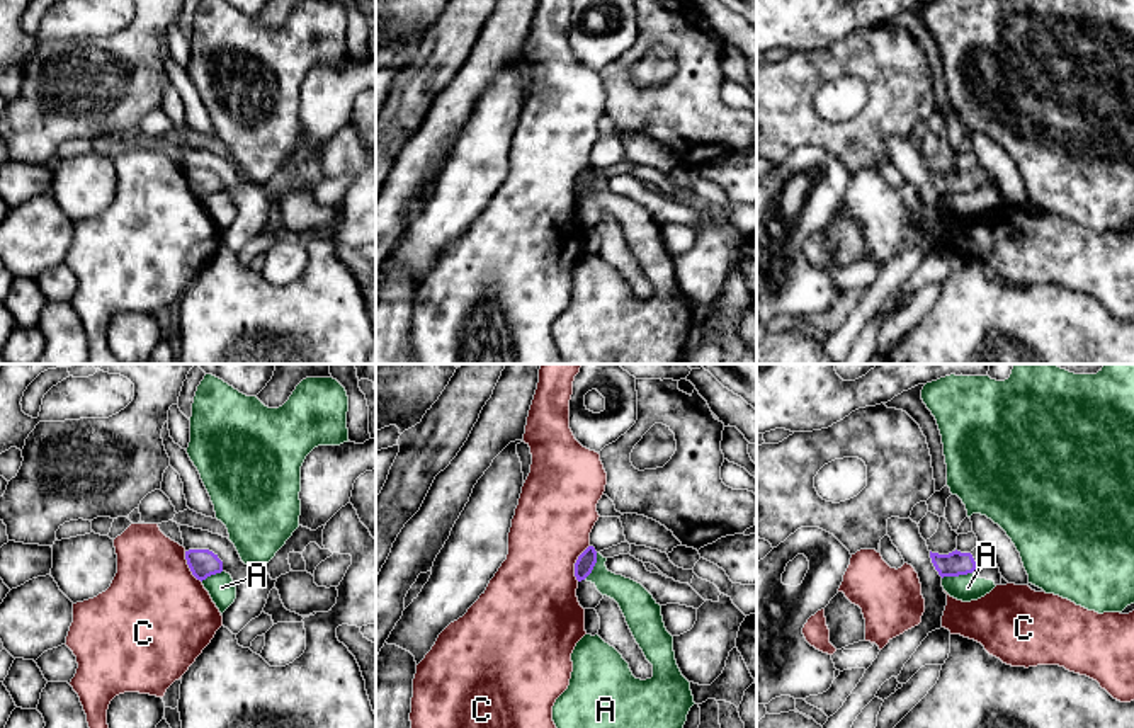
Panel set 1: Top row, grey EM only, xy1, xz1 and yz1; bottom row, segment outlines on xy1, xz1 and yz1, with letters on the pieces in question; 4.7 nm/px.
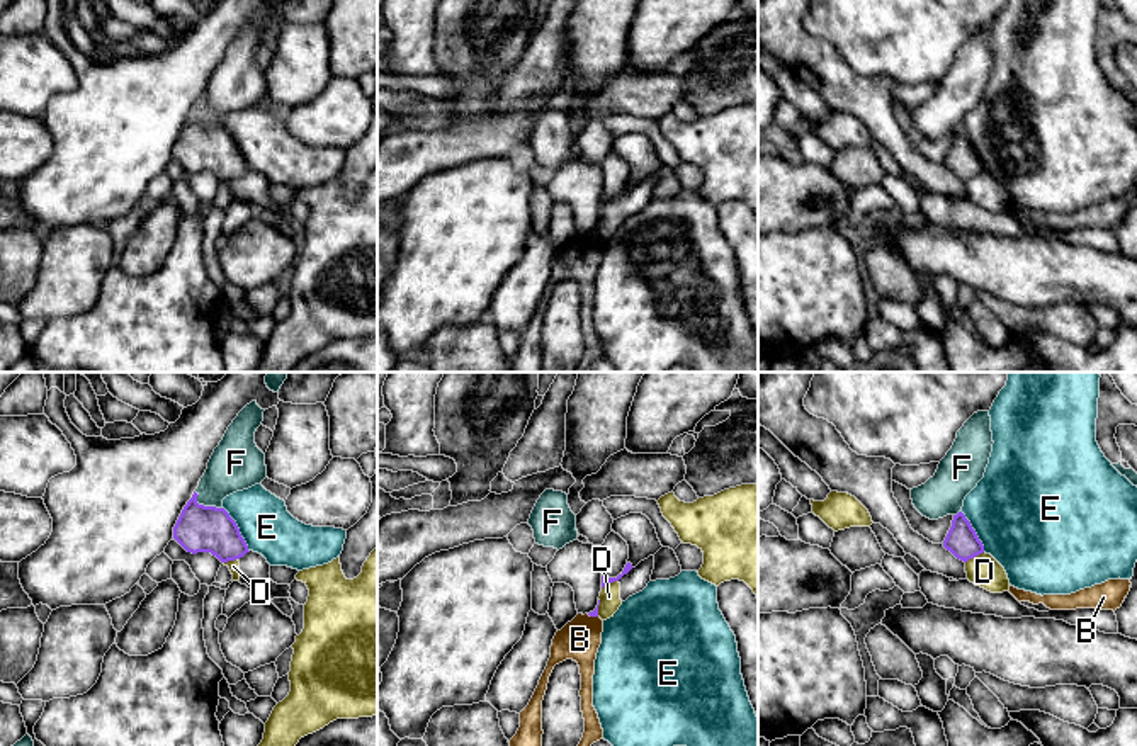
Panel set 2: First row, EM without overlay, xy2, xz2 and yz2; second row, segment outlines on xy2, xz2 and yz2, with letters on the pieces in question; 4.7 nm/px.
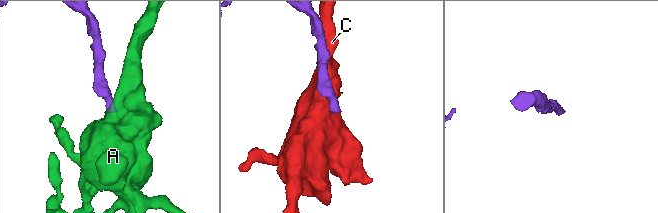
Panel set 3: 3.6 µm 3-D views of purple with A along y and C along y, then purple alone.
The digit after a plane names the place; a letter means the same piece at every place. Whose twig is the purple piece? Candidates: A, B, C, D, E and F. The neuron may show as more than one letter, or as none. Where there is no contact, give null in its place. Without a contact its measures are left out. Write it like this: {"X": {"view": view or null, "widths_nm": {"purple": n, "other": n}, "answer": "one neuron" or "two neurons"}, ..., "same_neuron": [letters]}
{"A": {"view": "yz1", "widths_nm": {"purple": 120, "other": 130}, "answer": "two neurons"}, "B": {"view": "xz2", "widths_nm": {"purple": 30, "other": 190}, "answer": "two neurons"}, "C": {"view": "xz1", "widths_nm": {"purple": 90, "other": 400}, "answer": "two neurons"}, "D": {"view": "yz2", "widths_nm": {"purple": 150, "other": 150}, "answer": "two neurons"}, "E": {"view": "xy2", "widths_nm": {"purple": 220, "other": 240}, "answer": "two neurons"}, "F": {"view": "xy2", "widths_nm": {"purple": 220, "other": 240}, "answer": "two neurons"}, "same_neuron": []}

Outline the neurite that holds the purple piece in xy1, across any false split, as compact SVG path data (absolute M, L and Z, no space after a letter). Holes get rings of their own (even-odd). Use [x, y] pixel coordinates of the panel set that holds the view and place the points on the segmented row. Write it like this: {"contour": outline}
{"contour": "M189 549L185 560L192 575L201 582L223 572L223 561L209 549Z"}

